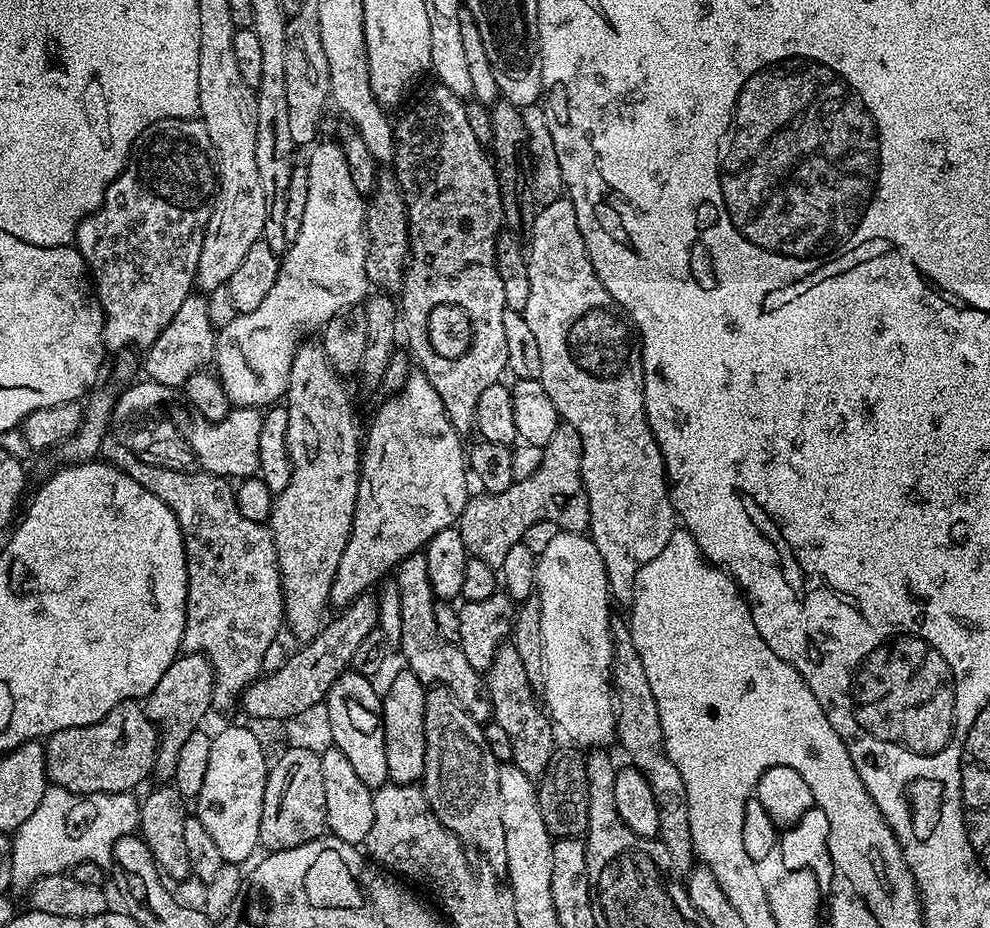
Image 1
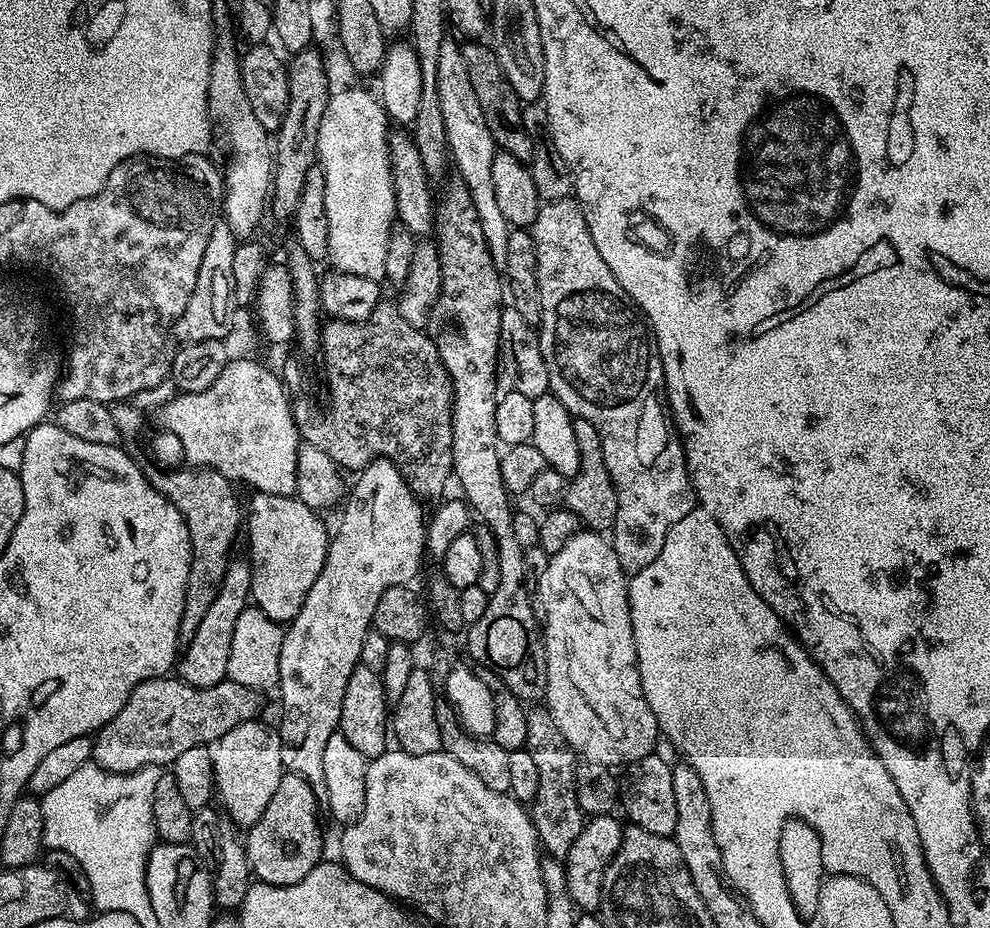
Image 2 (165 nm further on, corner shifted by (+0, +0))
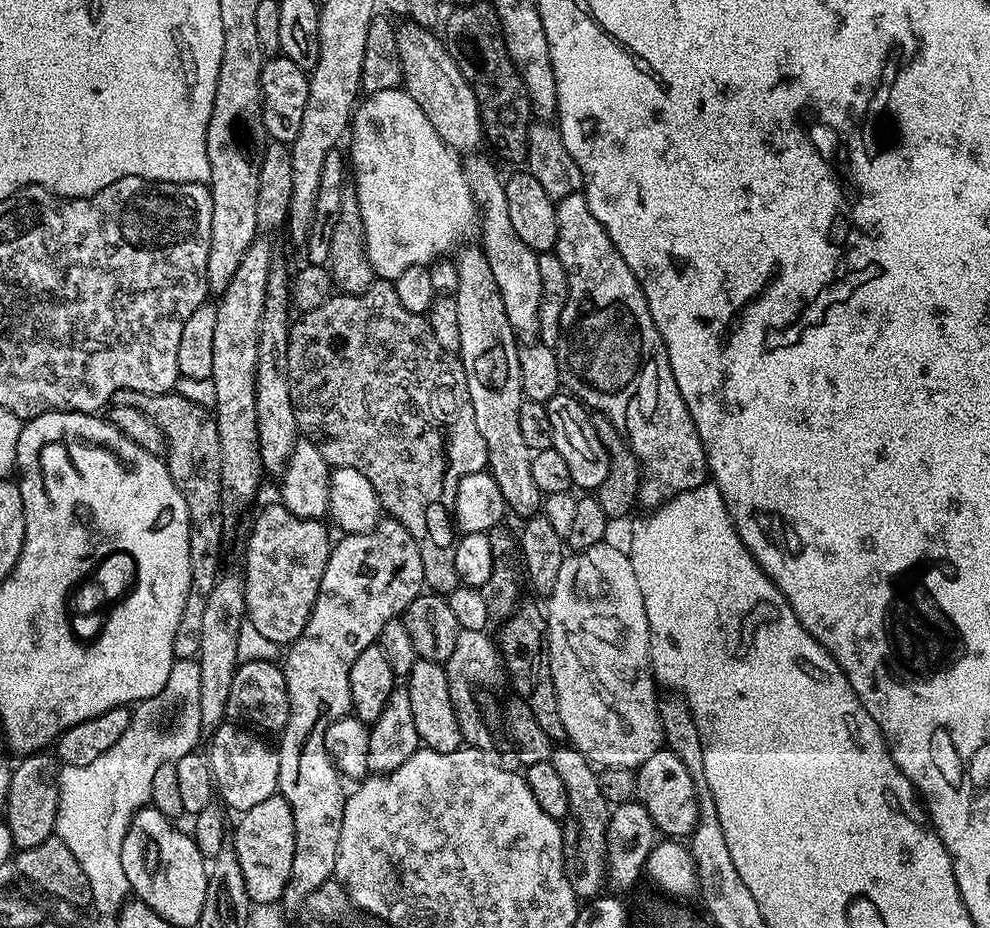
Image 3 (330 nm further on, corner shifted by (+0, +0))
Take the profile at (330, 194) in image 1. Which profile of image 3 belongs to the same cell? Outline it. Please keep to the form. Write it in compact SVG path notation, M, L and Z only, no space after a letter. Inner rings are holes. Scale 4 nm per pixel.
M403 87L391 88L390 90L382 90L381 92L373 92L365 95L359 101L358 107L353 111L351 116L350 136L351 134L352 145L349 146L348 152L346 151L347 159L350 161L350 180L356 189L358 210L362 214L364 248L368 251L372 268L379 279L394 282L398 278L398 274L402 274L402 270L410 270L410 266L431 265L431 260L436 260L439 256L446 255L459 240L468 240L471 236L473 239L477 235L478 213L474 198L470 194L465 165L463 163L459 164L456 161L459 159L454 155L452 149L447 148L442 142L442 138L438 138L438 134L434 130L430 118L426 118L426 114L422 114L422 106L418 106L418 102L414 102L414 98L410 98L410 94L405 92Z

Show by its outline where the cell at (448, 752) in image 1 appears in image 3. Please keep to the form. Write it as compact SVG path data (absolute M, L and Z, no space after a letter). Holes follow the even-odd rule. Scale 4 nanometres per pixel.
M460 629L458 642L454 645L454 654L444 661L446 686L450 690L450 706L454 706L454 718L458 718L460 739L467 747L477 748L485 754L491 753L492 728L484 721L484 712L480 709L480 700L472 687L475 684L488 684L502 676L502 657L497 641L488 637L487 631Z

